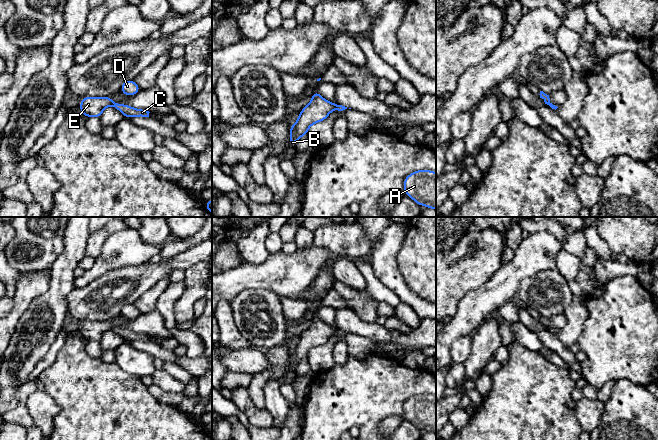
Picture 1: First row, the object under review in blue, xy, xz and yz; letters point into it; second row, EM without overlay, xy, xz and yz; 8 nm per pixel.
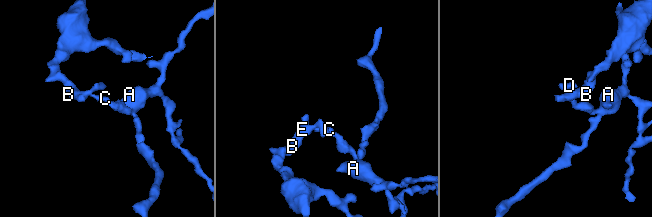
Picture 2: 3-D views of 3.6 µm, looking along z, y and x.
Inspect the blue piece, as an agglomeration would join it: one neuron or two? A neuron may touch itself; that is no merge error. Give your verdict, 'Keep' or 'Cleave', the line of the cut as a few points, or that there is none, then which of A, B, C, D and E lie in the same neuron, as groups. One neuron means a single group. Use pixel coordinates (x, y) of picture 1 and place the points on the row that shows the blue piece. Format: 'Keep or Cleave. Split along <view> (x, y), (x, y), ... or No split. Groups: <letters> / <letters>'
Cleave. Split along xy (112, 102), (110, 105). Groups: A C / B D E

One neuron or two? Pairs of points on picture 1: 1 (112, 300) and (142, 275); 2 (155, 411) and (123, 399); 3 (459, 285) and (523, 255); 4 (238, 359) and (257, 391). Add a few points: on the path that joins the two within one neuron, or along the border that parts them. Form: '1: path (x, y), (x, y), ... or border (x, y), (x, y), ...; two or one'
1: path (119, 293), (130, 282), (135, 280); one
2: path (147, 411), (135, 411), (131, 407); one
3: border (504, 262), (485, 282); two
4: border (266, 354), (269, 365), (253, 375); two

